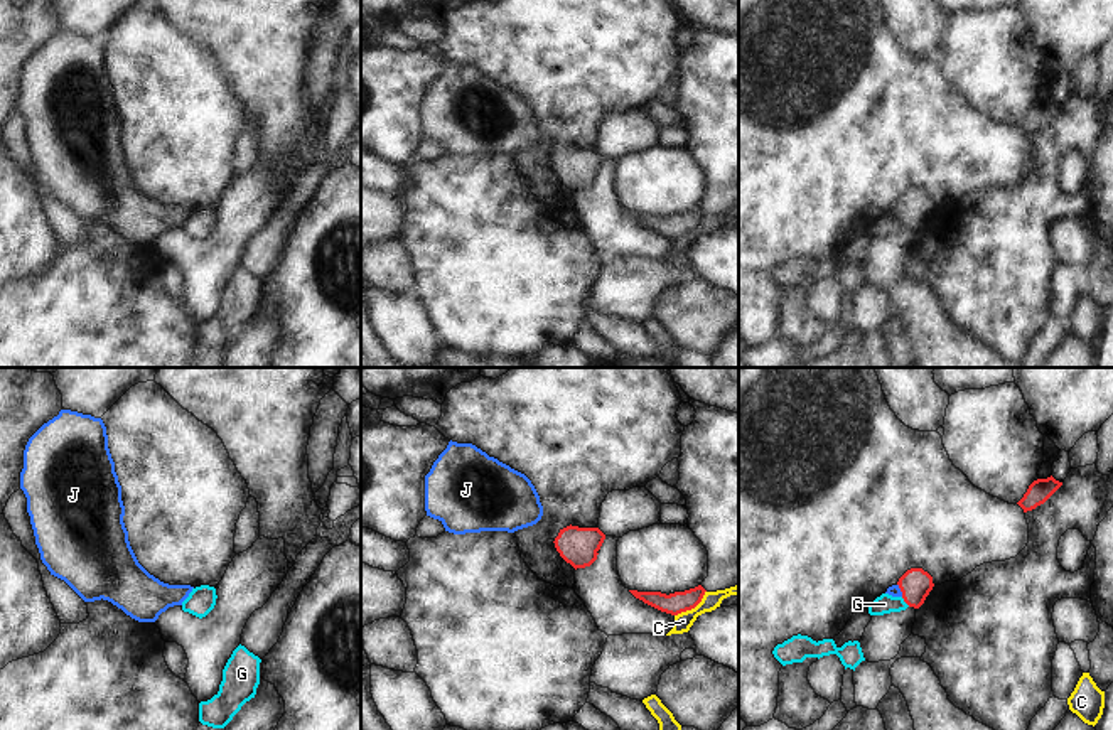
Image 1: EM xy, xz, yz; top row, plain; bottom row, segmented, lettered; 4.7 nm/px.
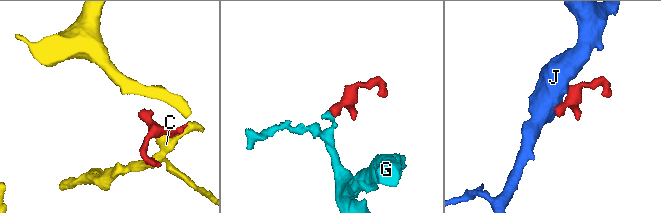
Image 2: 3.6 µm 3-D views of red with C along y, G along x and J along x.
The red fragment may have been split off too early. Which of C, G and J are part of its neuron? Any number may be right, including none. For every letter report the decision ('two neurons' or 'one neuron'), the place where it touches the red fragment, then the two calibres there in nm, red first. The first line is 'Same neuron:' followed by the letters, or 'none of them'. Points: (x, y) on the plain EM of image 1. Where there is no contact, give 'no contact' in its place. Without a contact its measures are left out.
Same neuron: J
C: two neurons | xz (692, 230) | 100/90 nm
G: two neurons | yz (906, 225) | 150/90 nm
J: one neuron | yz (901, 213) | 150/60 nm

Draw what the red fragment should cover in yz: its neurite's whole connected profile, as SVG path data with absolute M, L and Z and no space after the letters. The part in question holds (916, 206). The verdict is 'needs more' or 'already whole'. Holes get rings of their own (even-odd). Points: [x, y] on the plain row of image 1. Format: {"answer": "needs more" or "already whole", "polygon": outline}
{"answer": "needs more", "polygon": "M922 191L907 192L885 216L902 219L909 229L919 231L933 212L933 199Z"}

